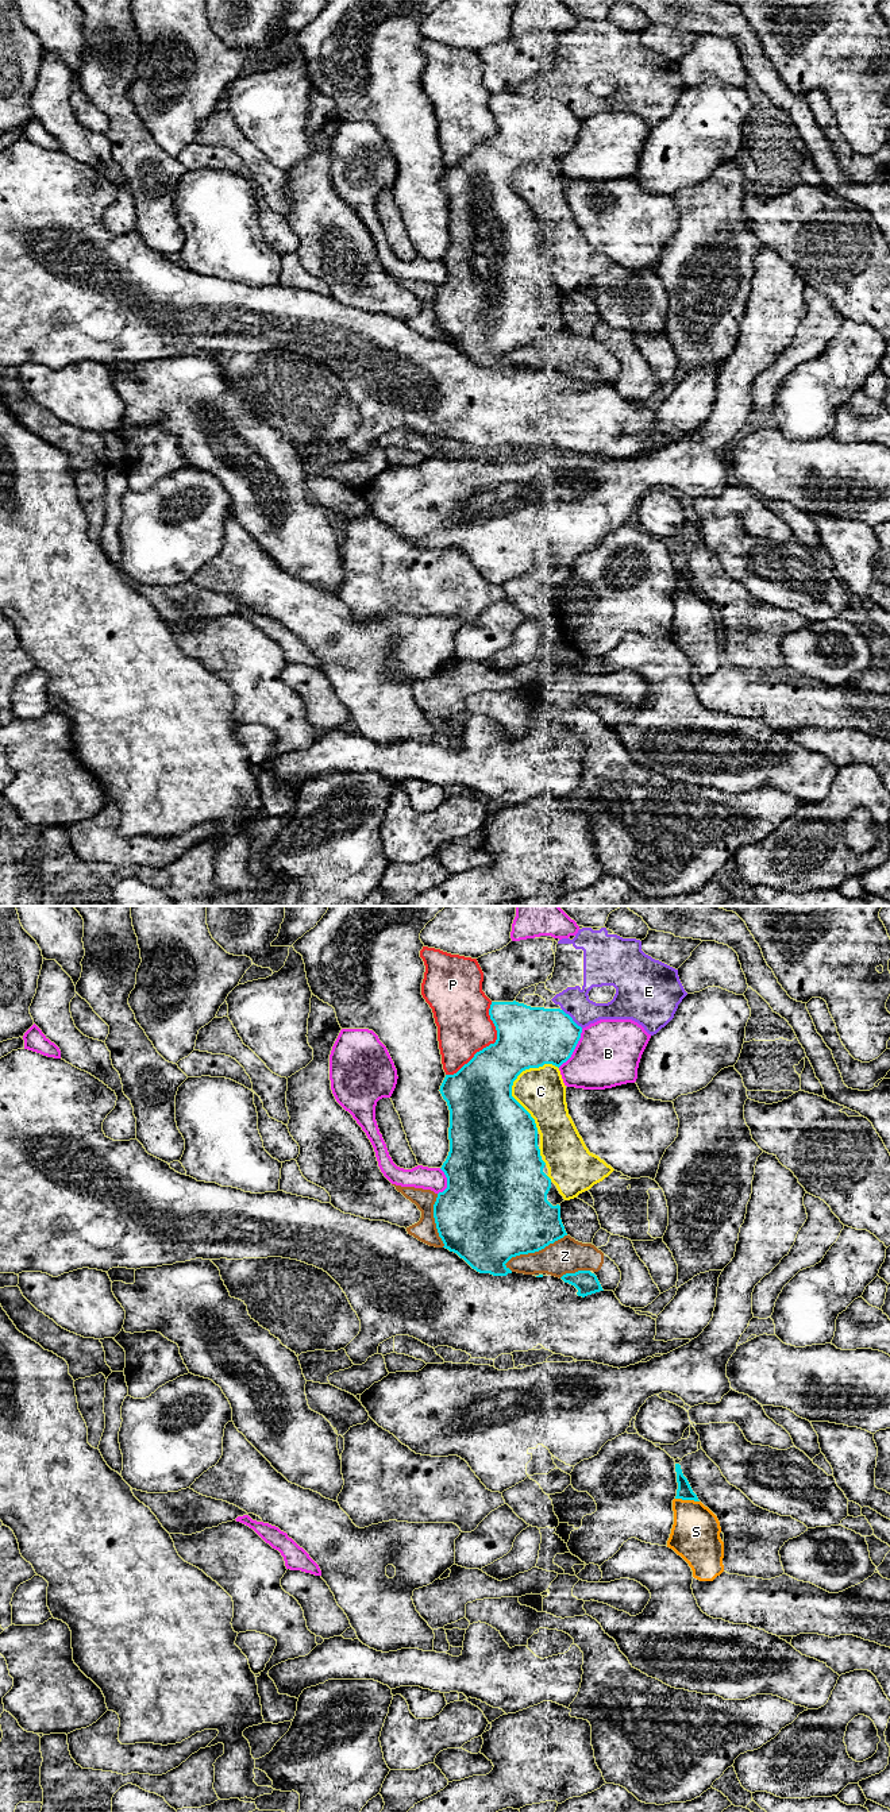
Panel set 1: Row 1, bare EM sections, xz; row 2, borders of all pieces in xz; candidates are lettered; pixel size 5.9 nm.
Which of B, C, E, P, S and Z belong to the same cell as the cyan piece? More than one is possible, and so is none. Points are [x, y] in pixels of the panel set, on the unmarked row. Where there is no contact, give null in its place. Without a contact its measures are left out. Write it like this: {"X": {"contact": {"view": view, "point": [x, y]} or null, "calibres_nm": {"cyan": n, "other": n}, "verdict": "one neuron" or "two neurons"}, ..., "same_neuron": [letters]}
{"B": {"contact": {"view": "xz", "point": [574, 141]}, "calibres_nm": {"cyan": 360, "other": 380}, "verdict": "two neurons"}, "C": {"contact": {"view": "xz", "point": [511, 180]}, "calibres_nm": {"cyan": 440, "other": 280}, "verdict": "two neurons"}, "E": {"contact": {"view": "xz", "point": [571, 112]}, "calibres_nm": {"cyan": 360, "other": 170}, "verdict": "two neurons"}, "P": {"contact": {"view": "xz", "point": [490, 137]}, "calibres_nm": {"cyan": 360, "other": 320}, "verdict": "two neurons"}, "S": {"contact": {"view": "xz", "point": [688, 592]}, "calibres_nm": {"cyan": 90, "other": 280}, "verdict": "two neurons"}, "Z": {"contact": {"view": "xz", "point": [534, 344]}, "calibres_nm": {"cyan": 460, "other": 200}, "verdict": "two neurons"}, "same_neuron": []}

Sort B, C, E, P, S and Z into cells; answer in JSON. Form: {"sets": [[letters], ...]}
{"sets": [["B"], ["C"], ["E", "Z"], ["P"], ["S"]]}

